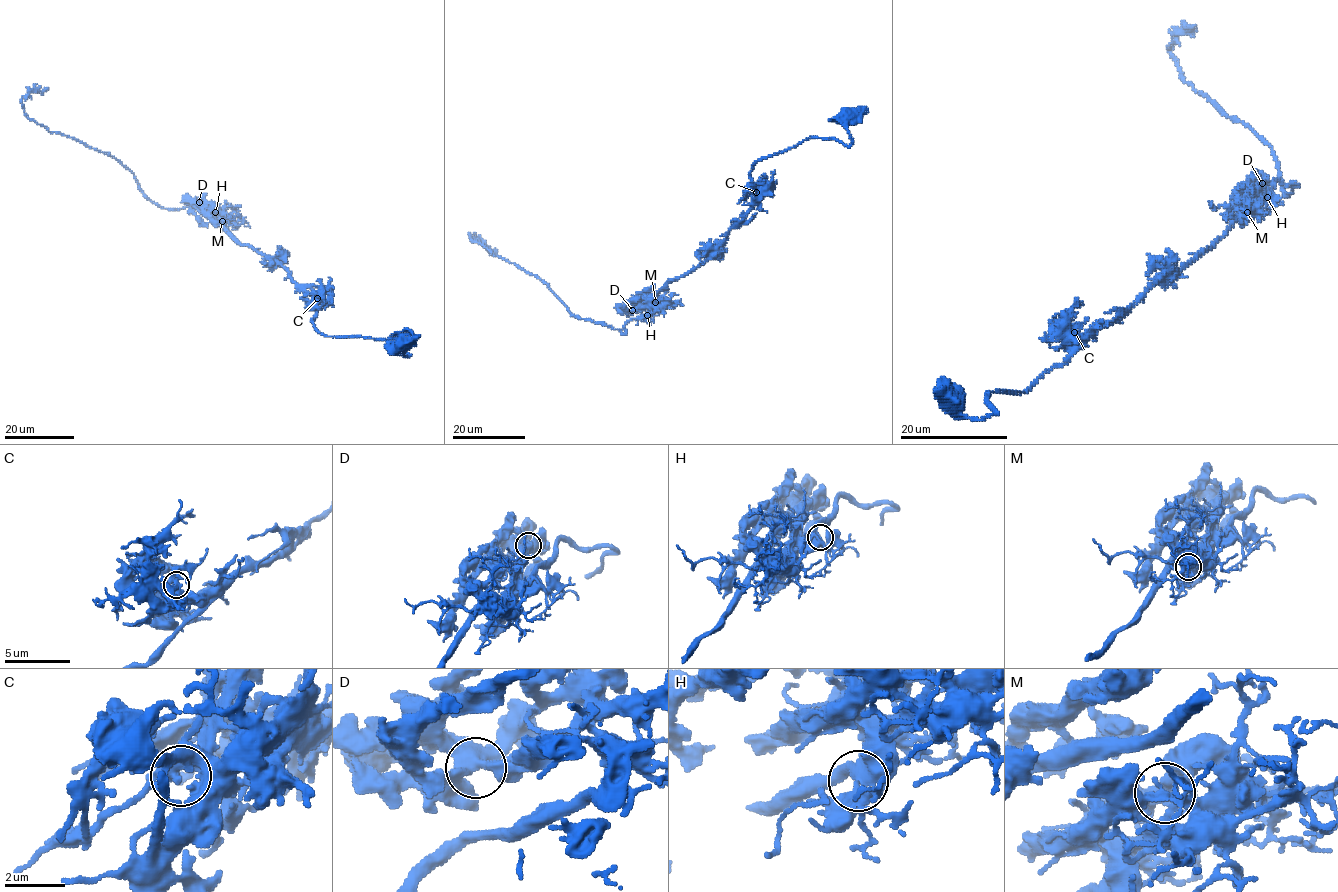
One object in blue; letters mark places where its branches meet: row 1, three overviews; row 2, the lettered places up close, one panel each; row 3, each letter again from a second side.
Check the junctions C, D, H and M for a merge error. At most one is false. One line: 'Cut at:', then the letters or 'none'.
Cut at: M

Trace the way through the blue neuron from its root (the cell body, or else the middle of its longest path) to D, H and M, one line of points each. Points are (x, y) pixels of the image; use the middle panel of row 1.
D: (848, 117), (849, 145), (808, 137), (758, 159), (750, 173), (755, 202), (722, 242), (632, 301), (632, 310)
H: (848, 117), (849, 145), (808, 137), (758, 159), (750, 173), (755, 202), (704, 261), (628, 305), (647, 315)
M: (848, 117), (849, 145), (808, 137), (758, 159), (750, 173), (755, 202), (722, 242), (629, 308), (655, 302)

